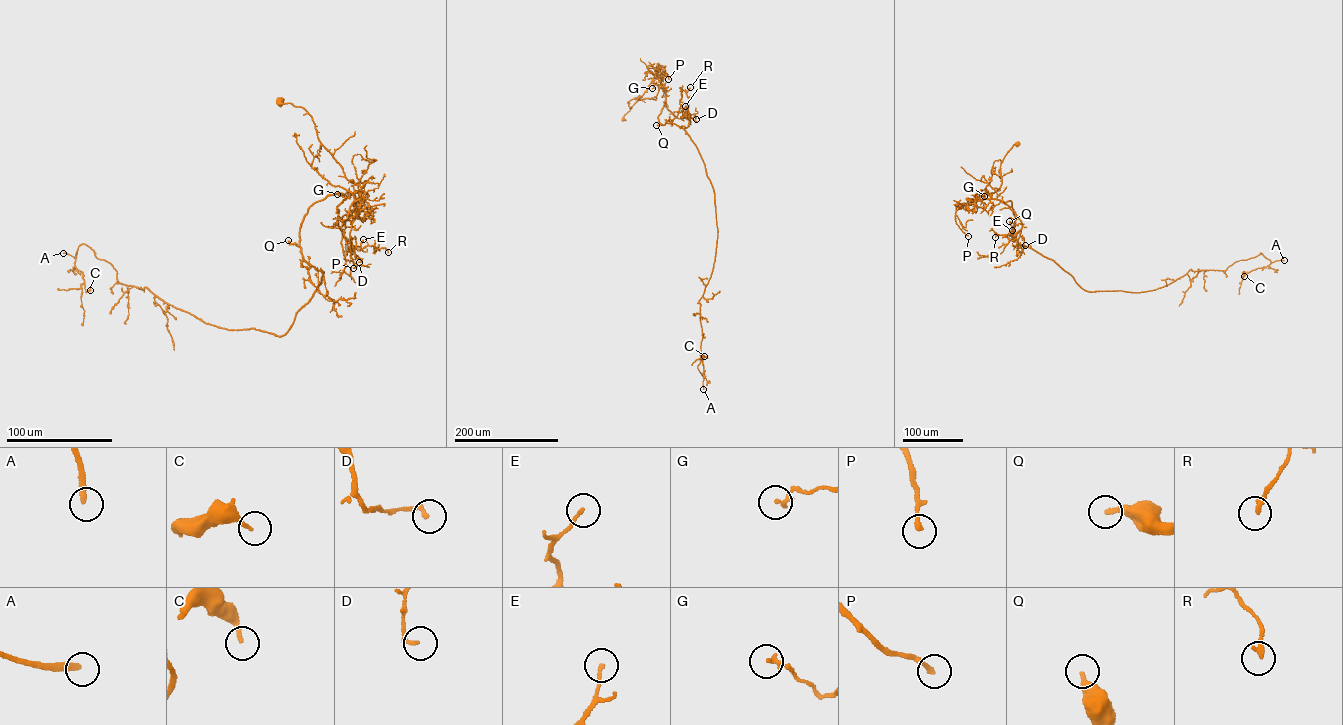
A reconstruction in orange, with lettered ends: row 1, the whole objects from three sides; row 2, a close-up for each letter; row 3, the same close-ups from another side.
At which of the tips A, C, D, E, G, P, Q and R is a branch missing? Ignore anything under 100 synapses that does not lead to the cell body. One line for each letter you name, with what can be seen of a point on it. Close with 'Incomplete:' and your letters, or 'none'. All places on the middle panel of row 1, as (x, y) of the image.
A: (703, 389)
Incomplete: A

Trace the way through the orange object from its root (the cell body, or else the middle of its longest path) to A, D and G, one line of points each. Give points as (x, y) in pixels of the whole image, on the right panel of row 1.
A: (1017, 144), (990, 197), (1011, 201), (1013, 239), (1087, 291), (1155, 290), (1261, 253), (1284, 260)
D: (1017, 144), (1001, 163), (1001, 184), (990, 195), (1009, 206), (1019, 219), (1022, 225), (1019, 236), (1025, 245)
G: (1017, 144), (1001, 163), (1000, 187), (990, 193), (989, 199), (975, 198), (977, 193), (984, 196)

